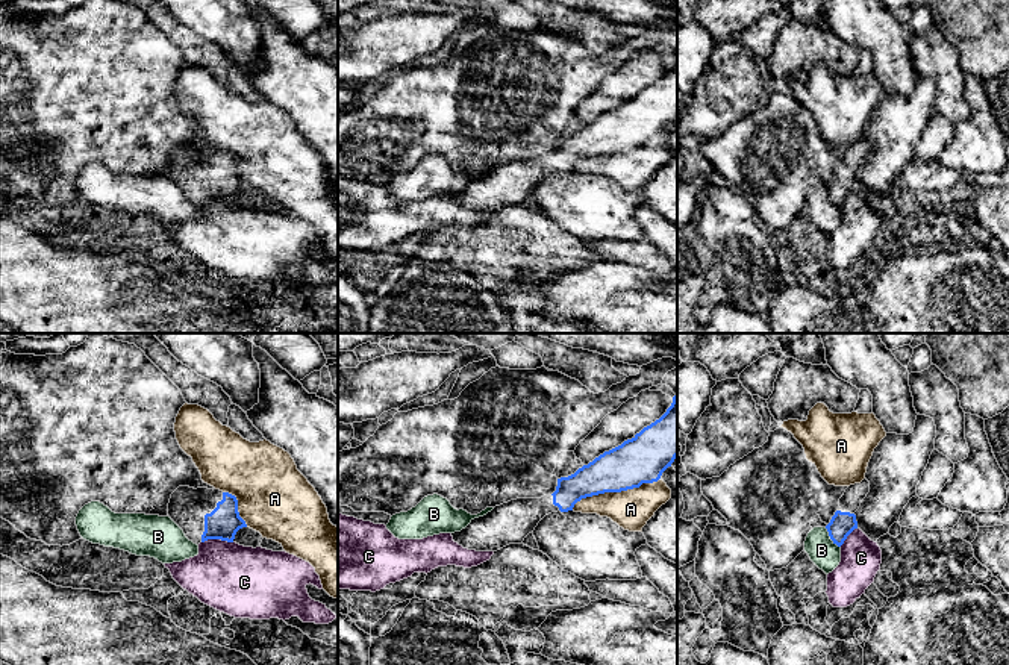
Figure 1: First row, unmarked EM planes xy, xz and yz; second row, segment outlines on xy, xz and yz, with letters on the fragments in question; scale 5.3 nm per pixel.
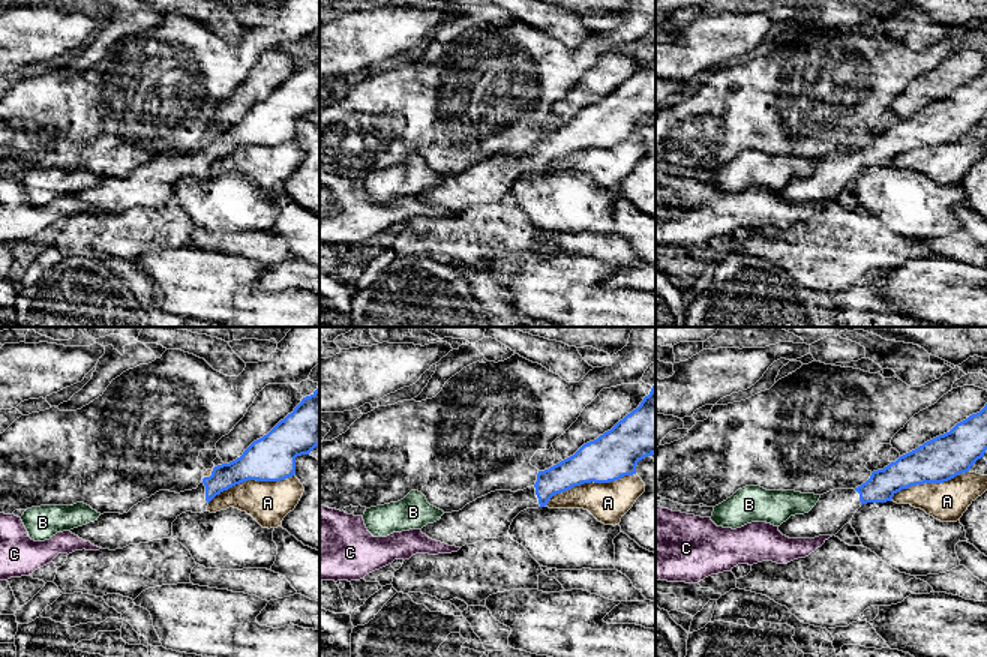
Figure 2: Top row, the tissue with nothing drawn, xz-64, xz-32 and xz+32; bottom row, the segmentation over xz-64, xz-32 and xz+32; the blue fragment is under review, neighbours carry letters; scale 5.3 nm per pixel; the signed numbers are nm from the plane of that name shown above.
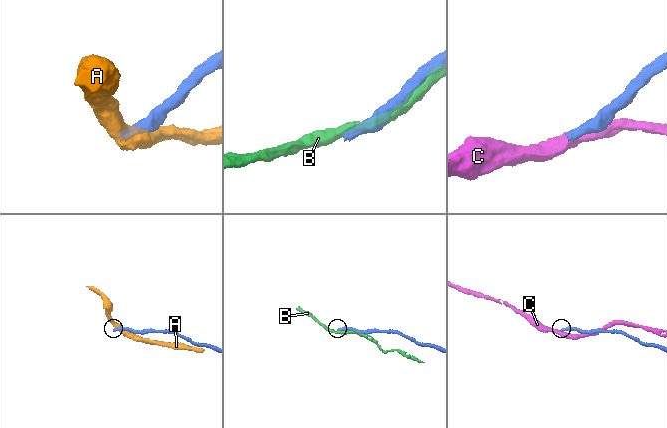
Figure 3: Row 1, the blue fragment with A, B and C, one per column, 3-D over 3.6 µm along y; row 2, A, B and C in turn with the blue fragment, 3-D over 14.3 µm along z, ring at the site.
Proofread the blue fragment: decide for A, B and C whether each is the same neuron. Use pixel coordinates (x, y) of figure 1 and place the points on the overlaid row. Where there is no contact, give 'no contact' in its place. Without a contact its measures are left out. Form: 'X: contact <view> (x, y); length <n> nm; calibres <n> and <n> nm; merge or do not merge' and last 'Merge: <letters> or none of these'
A: contact xz (614, 491); length 500 nm; calibres 260 and 220 nm; do not merge
B: contact yz (830, 538); length 140 nm; calibres 130 and 150 nm; do not merge
C: contact xy (217, 538); length 170 nm; calibres 170 and 360 nm; do not merge
Merge: none of these

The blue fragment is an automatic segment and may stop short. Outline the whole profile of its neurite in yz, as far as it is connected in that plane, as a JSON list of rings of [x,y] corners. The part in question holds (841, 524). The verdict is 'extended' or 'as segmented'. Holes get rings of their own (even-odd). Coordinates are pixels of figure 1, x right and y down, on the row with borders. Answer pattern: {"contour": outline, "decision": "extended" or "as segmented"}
{"contour": [[[864,479],[861,483],[850,485],[839,498],[839,509],[826,526],[833,544],[841,547],[847,536],[857,529],[854,512],[859,509],[862,500],[870,492],[870,482]]], "decision": "extended"}

